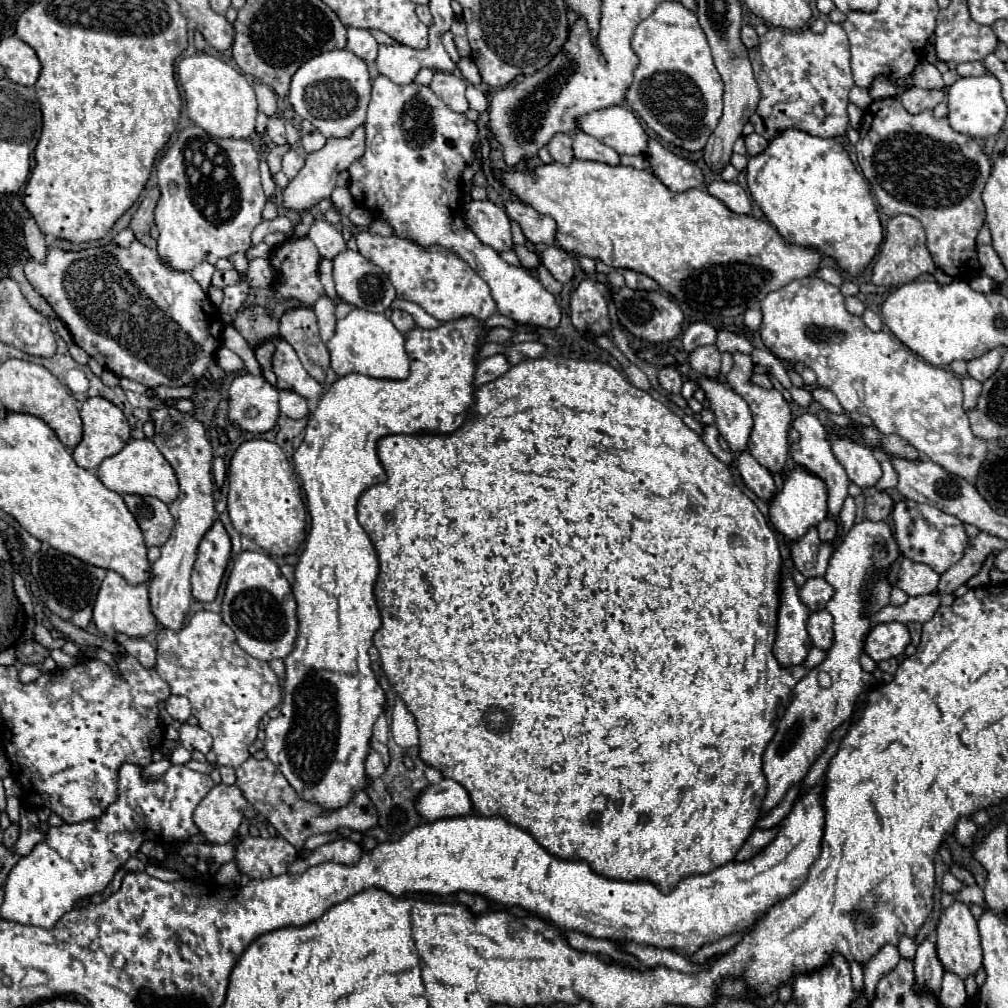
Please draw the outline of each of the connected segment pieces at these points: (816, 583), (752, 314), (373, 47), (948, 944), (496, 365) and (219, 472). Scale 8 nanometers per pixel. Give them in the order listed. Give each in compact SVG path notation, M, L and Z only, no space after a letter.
M813 577L813 579L807 579L807 583L799 589L799 599L811 611L821 611L821 609L825 609L827 601L833 597L833 593L835 593L835 589L823 577Z
M759 307L749 309L749 311L745 313L745 327L751 329L751 331L757 331L759 325L761 325L761 319L763 319L763 313L761 313Z
M355 27L347 29L347 49L353 51L357 57L365 59L367 63L373 63L377 57L377 47L379 45L369 31L355 29Z
M955 901L953 905L949 905L937 925L937 955L939 961L943 963L943 967L959 977L969 977L975 975L977 969L983 963L983 951L981 951L981 941L979 941L979 931L977 931L977 921L969 911L969 905Z
M493 355L485 361L479 361L477 371L475 371L475 379L473 379L473 387L481 387L481 385L501 377L507 369L509 369L509 363L503 355Z
M217 457L217 459L213 461L213 479L215 479L217 489L221 489L223 479L225 479L225 463L223 463L221 457Z

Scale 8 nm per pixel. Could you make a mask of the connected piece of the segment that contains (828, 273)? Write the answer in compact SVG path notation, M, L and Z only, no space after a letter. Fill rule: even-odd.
M817 269L815 275L817 275L819 279L825 279L825 283L831 283L831 285L837 285L837 287L843 283L841 273L835 271L835 269Z

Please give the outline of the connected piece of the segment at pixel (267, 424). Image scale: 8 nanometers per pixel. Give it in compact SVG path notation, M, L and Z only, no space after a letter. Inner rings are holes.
M261 375L235 377L229 389L229 421L243 431L265 433L279 417L279 391Z

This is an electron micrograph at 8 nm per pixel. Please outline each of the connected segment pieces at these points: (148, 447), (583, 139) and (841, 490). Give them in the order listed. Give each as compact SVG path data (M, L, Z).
M131 439L117 455L107 457L99 465L97 477L101 479L101 483L107 489L111 489L119 495L157 497L167 505L173 503L173 499L177 499L177 495L179 495L179 483L177 483L177 477L175 477L171 465L163 459L159 449L149 439Z
M577 131L573 137L573 155L575 159L589 159L589 161L601 161L607 165L619 165L619 153L605 143L597 141L595 137Z
M799 415L795 421L793 421L793 429L799 431L799 441L791 445L789 453L791 457L795 459L797 465L803 465L805 469L809 469L811 473L819 475L825 483L827 483L827 489L829 489L829 515L831 519L837 519L839 513L841 513L841 507L847 499L847 485L849 485L849 479L847 479L847 473L845 469L841 467L841 463L835 459L833 451L831 451L831 443L827 441L827 429L821 425L821 421L815 417L815 415Z

